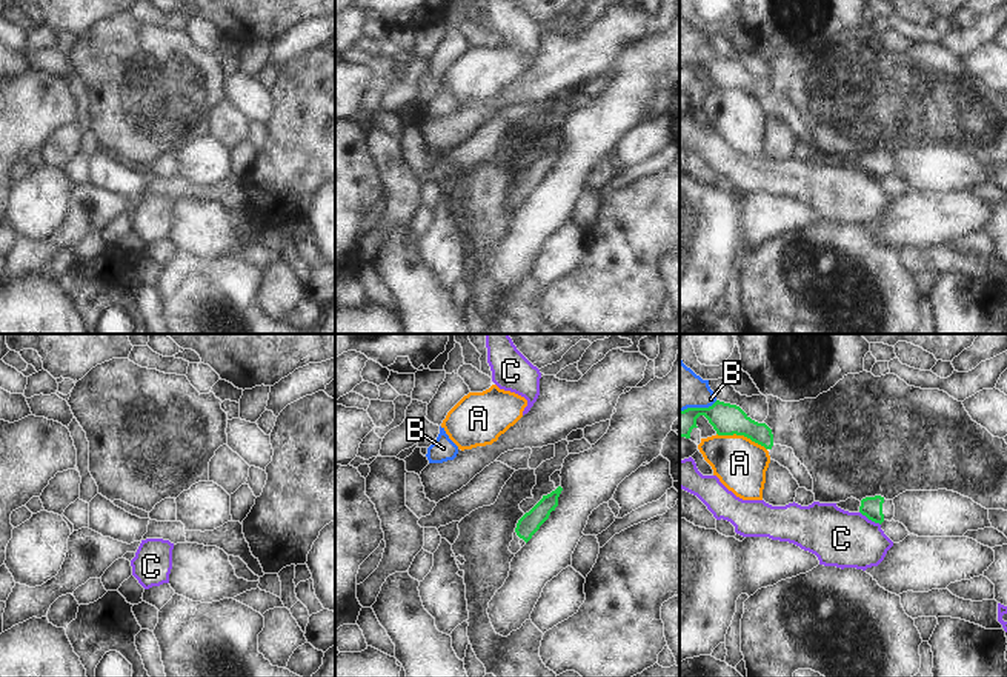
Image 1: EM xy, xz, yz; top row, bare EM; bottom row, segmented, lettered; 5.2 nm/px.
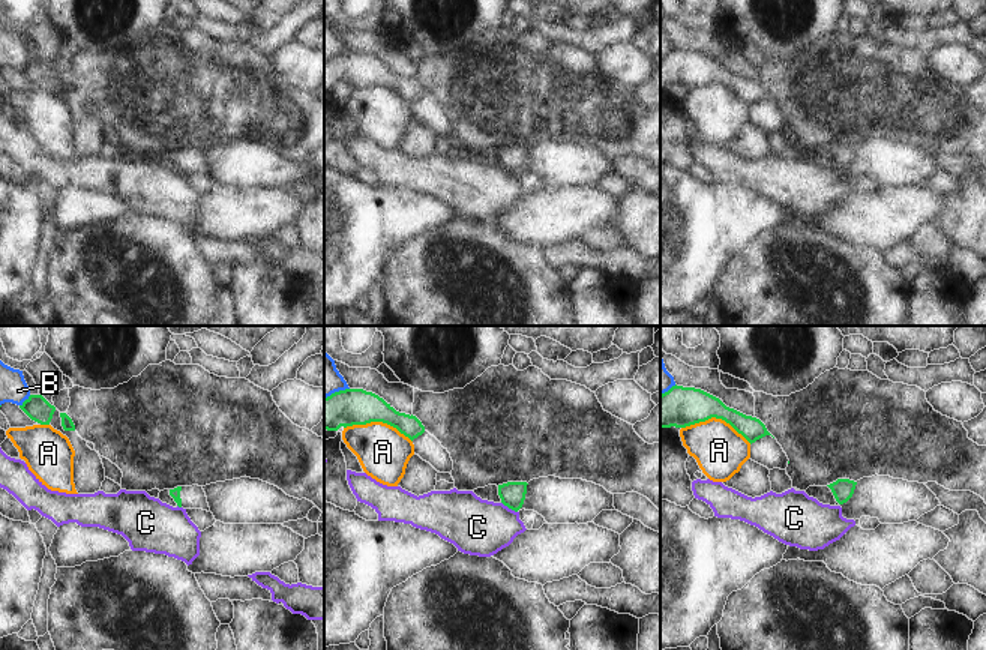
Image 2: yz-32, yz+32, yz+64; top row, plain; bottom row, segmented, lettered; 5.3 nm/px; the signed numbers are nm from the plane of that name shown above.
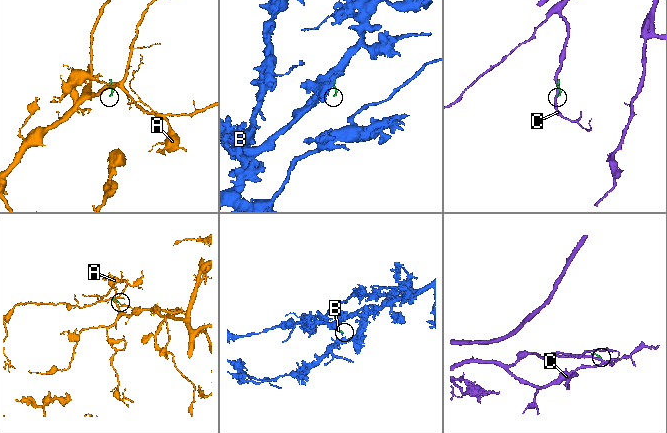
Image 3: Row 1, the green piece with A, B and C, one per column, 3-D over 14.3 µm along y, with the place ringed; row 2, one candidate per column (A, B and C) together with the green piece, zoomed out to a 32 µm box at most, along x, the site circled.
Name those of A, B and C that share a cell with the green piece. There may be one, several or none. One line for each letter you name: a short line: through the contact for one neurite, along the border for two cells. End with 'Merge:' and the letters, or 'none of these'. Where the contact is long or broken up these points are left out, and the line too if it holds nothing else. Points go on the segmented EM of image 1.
Merge: none of these

